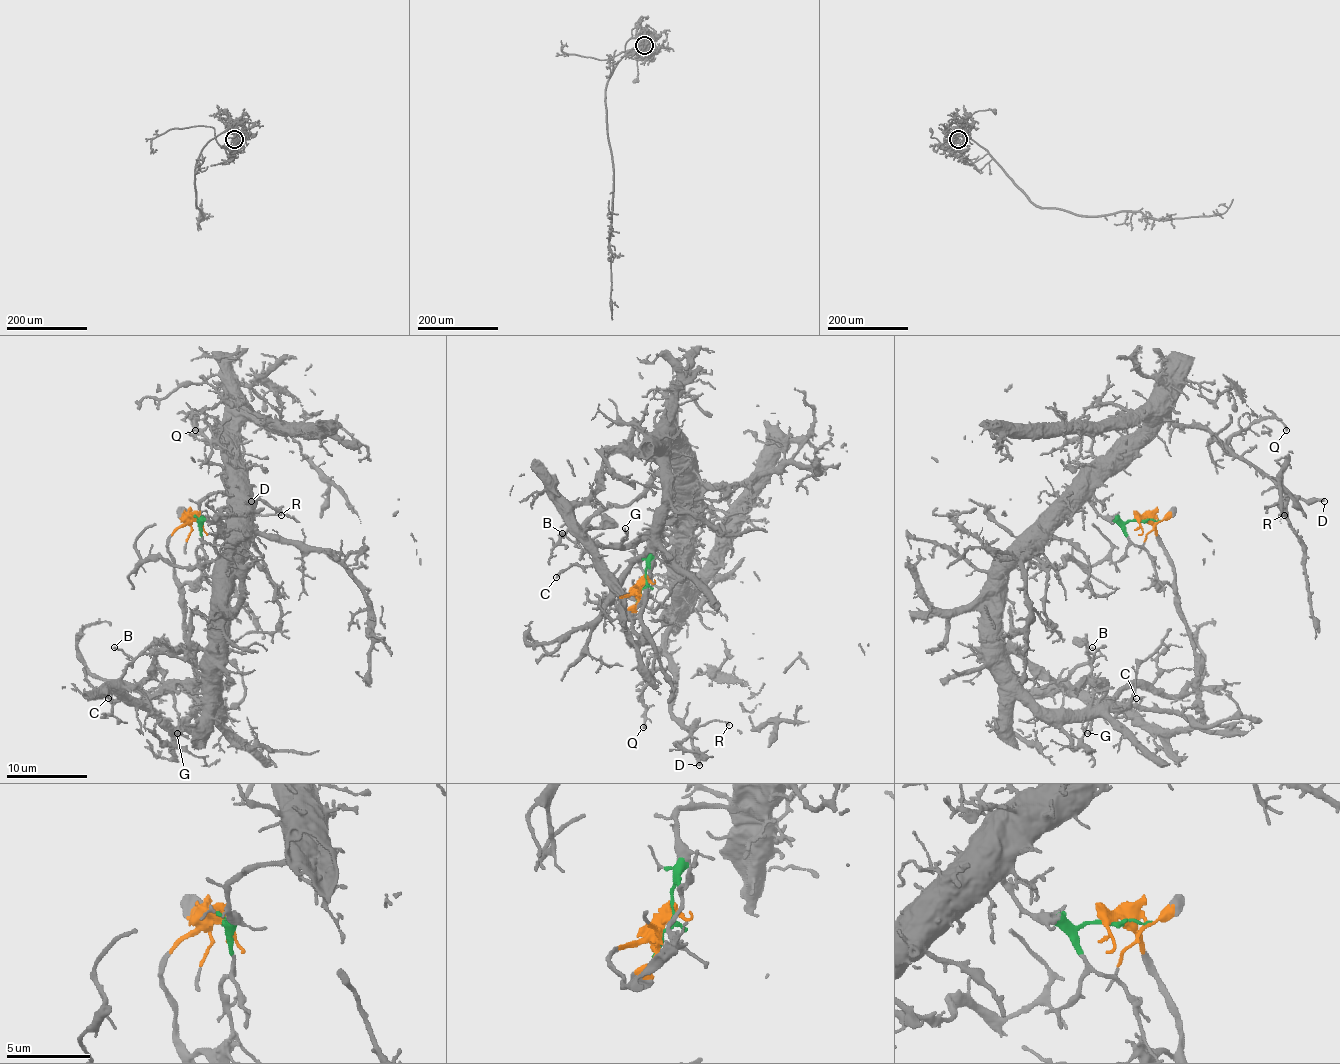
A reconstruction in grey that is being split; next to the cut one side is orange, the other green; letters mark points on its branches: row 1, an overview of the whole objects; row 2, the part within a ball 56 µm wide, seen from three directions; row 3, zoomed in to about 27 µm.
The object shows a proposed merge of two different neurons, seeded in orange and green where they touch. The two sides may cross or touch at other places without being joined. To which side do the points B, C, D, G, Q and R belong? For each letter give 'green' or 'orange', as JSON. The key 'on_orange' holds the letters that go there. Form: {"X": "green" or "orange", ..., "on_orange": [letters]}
{"B": "orange", "C": "orange", "D": "green", "G": "orange", "Q": "green", "R": "green", "on_orange": ["B", "C", "G"]}

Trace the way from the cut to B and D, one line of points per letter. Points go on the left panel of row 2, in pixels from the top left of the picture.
B: (196, 520), (168, 551), (194, 711), (172, 727), (139, 707), (121, 681), (131, 658), (113, 646)
D: (196, 520), (200, 504), (231, 488), (227, 421), (219, 427), (227, 453), (223, 478), (251, 500)

